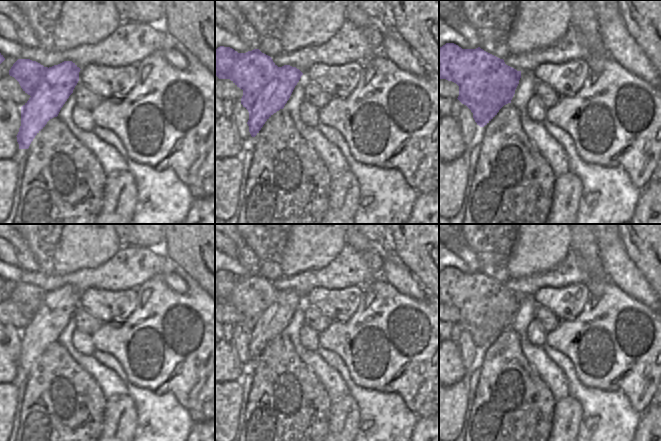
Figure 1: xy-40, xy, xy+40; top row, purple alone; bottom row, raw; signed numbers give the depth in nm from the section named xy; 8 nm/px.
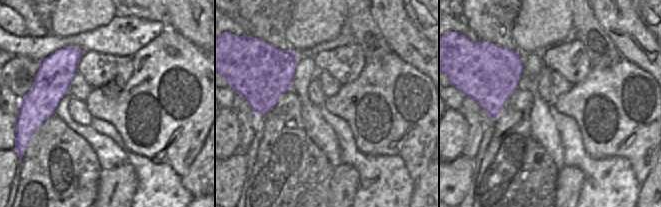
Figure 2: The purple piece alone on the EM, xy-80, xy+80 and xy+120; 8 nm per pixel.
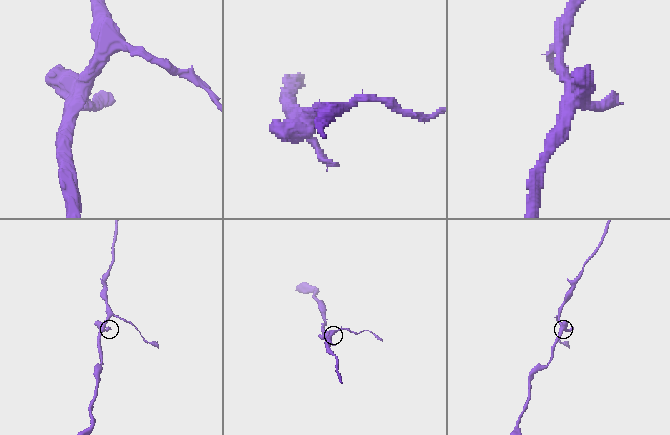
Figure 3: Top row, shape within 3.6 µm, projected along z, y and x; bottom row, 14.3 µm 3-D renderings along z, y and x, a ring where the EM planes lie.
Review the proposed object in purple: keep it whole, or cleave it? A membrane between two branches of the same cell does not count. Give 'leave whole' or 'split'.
split

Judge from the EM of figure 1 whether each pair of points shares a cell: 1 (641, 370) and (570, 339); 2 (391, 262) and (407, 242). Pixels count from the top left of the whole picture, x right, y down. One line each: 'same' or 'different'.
1: same
2: different

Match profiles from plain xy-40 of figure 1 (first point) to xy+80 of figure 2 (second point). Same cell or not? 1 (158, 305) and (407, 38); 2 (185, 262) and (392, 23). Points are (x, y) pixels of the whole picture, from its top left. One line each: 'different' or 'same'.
1: different
2: different

